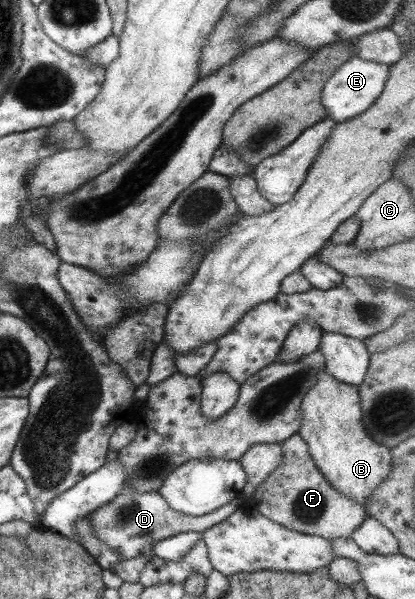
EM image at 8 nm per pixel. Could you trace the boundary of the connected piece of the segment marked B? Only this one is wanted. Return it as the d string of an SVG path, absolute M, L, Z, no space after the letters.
M320 371L314 384L302 395L299 407L301 421L297 434L304 440L316 470L336 492L365 509L373 488L388 478L392 457L391 448L376 444L364 431L357 387L338 382Z

